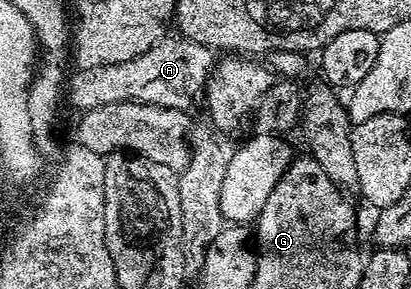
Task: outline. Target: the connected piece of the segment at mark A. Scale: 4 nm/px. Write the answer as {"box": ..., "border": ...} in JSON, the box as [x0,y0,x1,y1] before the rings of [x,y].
{"box":[67,36,215,112],"border":[[[166,36],[157,42],[147,52],[135,56],[131,60],[123,60],[123,64],[100,65],[98,68],[87,68],[74,71],[67,82],[67,98],[72,104],[84,112],[97,107],[120,102],[142,102],[145,105],[159,105],[163,108],[192,111],[192,106],[199,102],[209,83],[209,76],[215,69],[213,63],[214,51],[203,44],[195,44],[189,38]]]}

